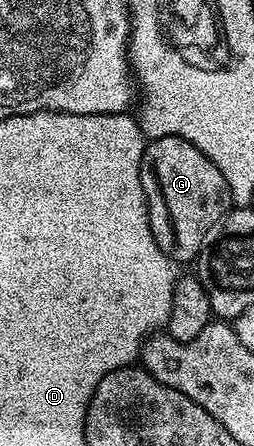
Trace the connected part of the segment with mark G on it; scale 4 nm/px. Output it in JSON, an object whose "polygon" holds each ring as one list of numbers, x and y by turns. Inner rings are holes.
{"polygon":[[163,136,146,141,145,155,141,157,141,187,149,209,153,239,159,248,163,248,166,256,177,264,200,256,201,249,210,245,231,209,223,172,219,172,219,168,215,168,215,164,211,164,211,160,207,160,199,148,195,148,195,144,179,136]]}

